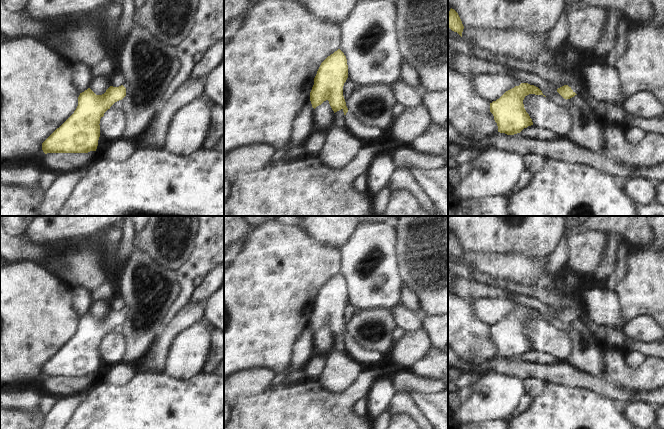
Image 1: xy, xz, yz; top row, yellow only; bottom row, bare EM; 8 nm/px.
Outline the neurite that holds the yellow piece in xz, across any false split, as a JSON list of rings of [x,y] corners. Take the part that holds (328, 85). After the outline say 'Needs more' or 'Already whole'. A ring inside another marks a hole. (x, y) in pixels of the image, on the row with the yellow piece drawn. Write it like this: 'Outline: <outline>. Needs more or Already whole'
Outline: [[[338,49],[328,56],[320,65],[314,78],[314,85],[310,92],[310,101],[315,109],[328,100],[335,112],[343,110],[345,128],[363,142],[378,142],[383,130],[374,126],[365,126],[355,119],[348,111],[343,96],[343,86],[348,78],[348,65],[344,53]]]. Needs more.

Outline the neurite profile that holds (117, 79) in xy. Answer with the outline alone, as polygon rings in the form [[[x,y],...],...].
[[[116,71],[111,77],[110,86],[119,87],[124,83],[125,83],[124,76],[119,71]]]

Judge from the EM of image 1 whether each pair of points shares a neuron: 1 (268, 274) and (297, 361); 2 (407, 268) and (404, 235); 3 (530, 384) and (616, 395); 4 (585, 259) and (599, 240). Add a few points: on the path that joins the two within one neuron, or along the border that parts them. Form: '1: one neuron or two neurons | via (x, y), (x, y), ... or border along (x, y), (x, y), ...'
1: two neurons | border along (305, 328), (298, 337), (289, 365), (284, 370)
2: one neuron | via (407, 260), (407, 243)
3: two neurons | border along (524, 380), (541, 379), (545, 383)
4: one neuron | via (585, 254), (594, 245)

